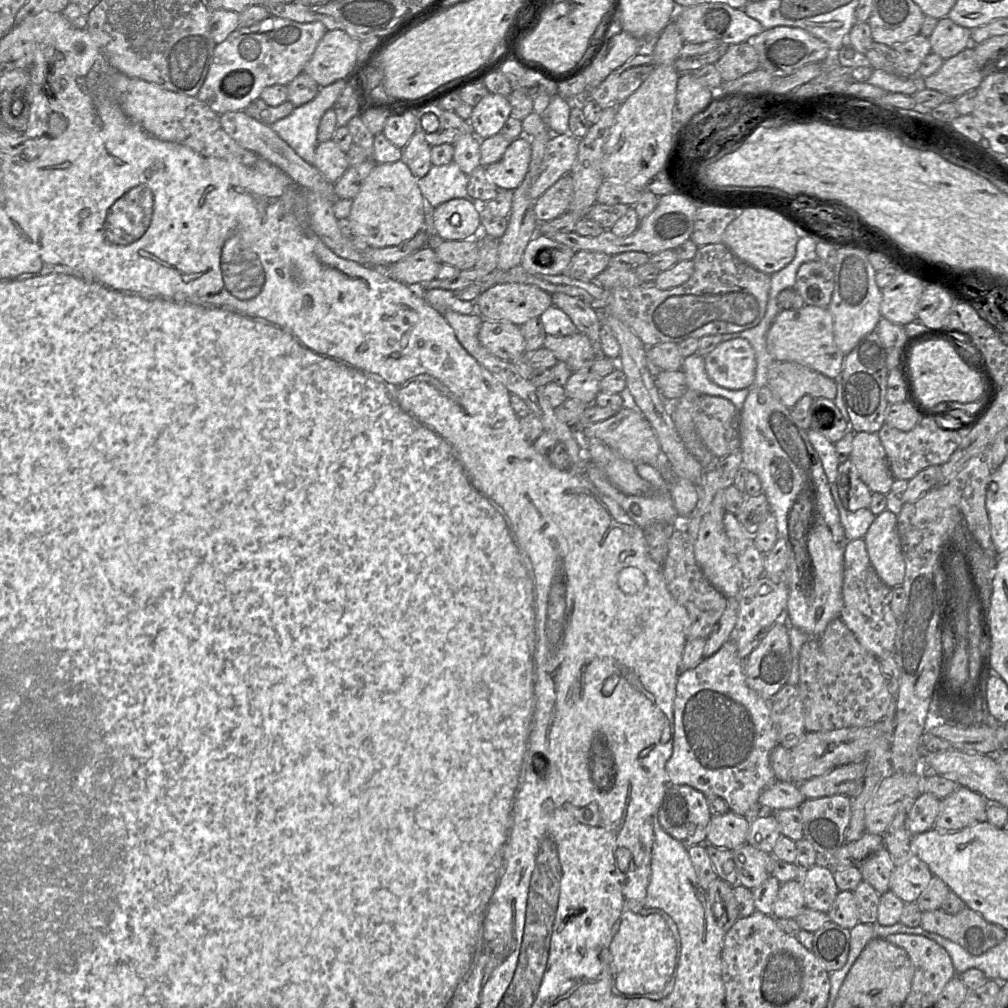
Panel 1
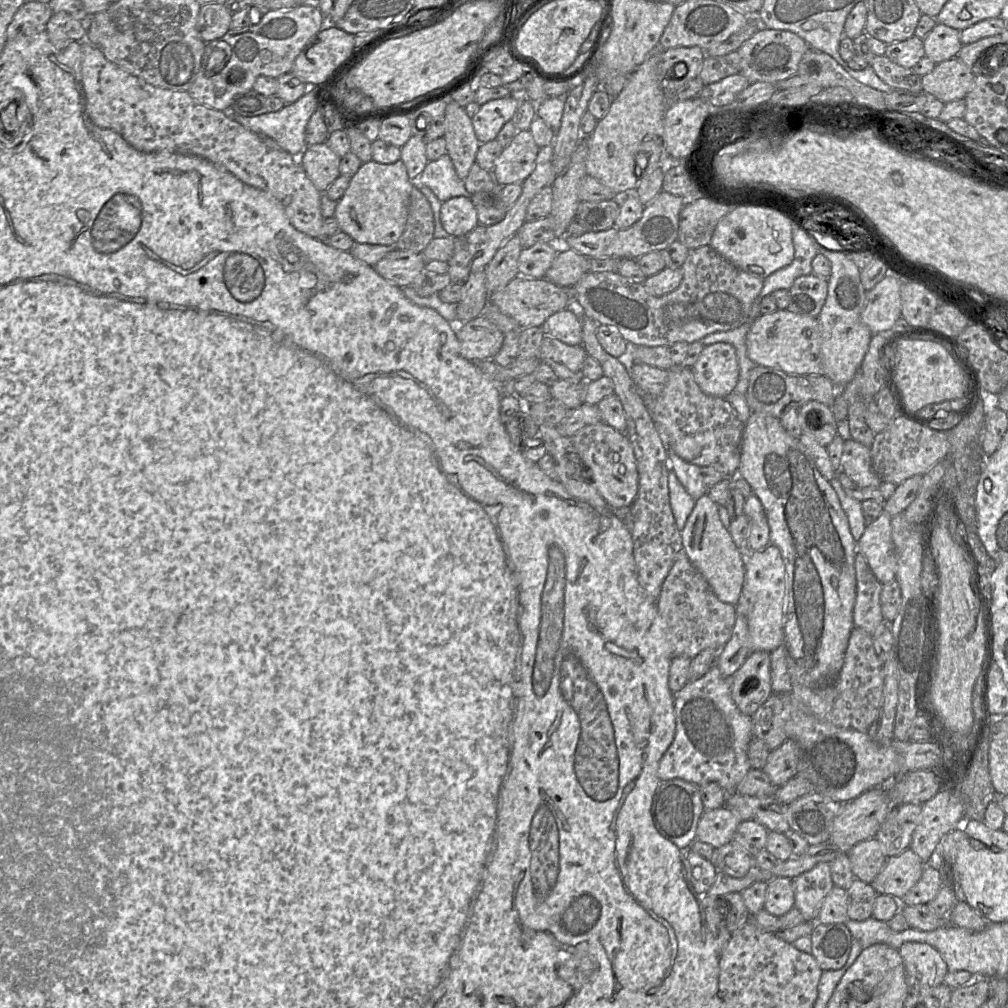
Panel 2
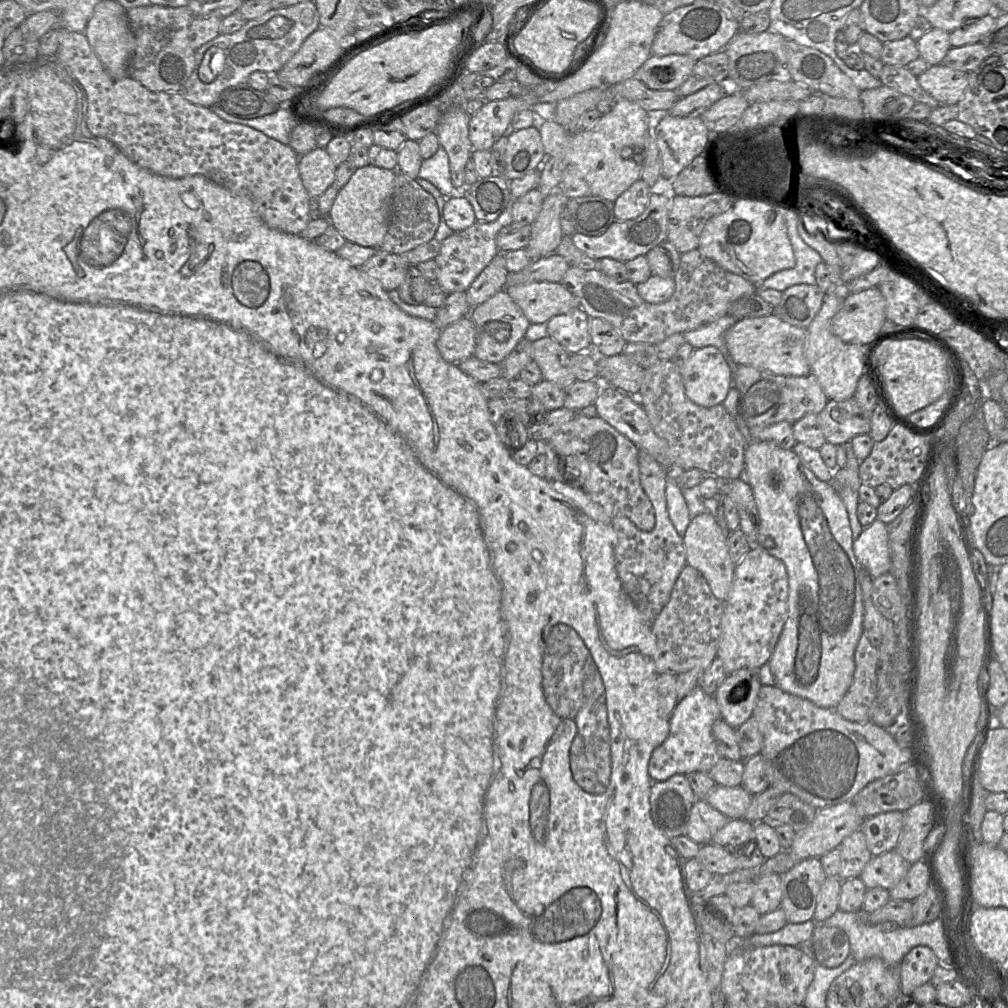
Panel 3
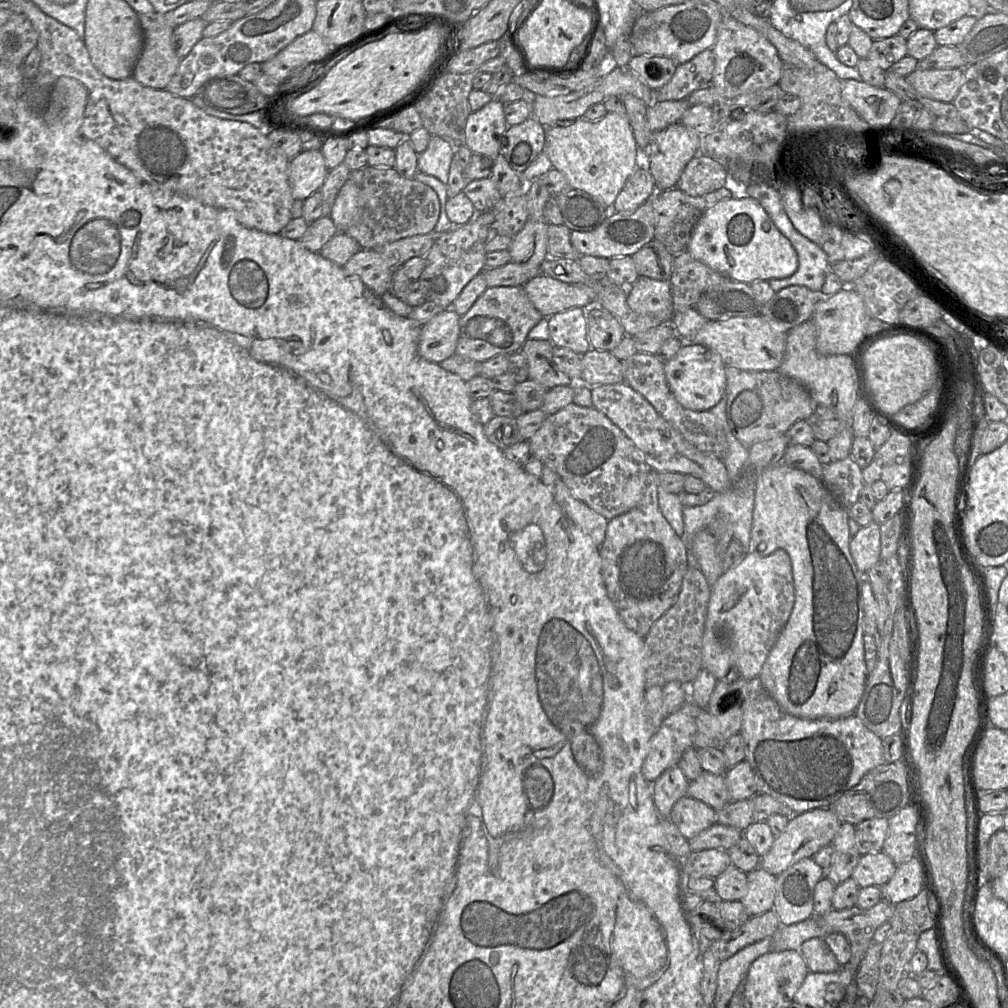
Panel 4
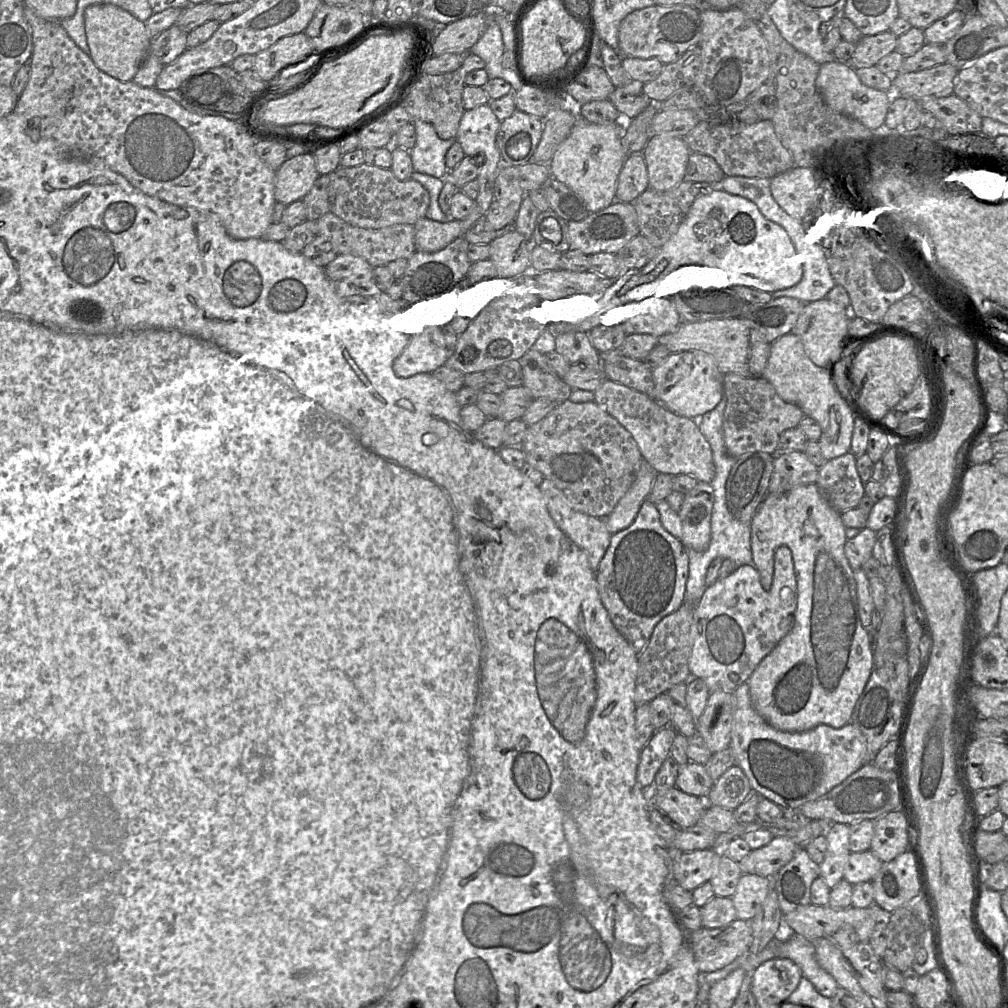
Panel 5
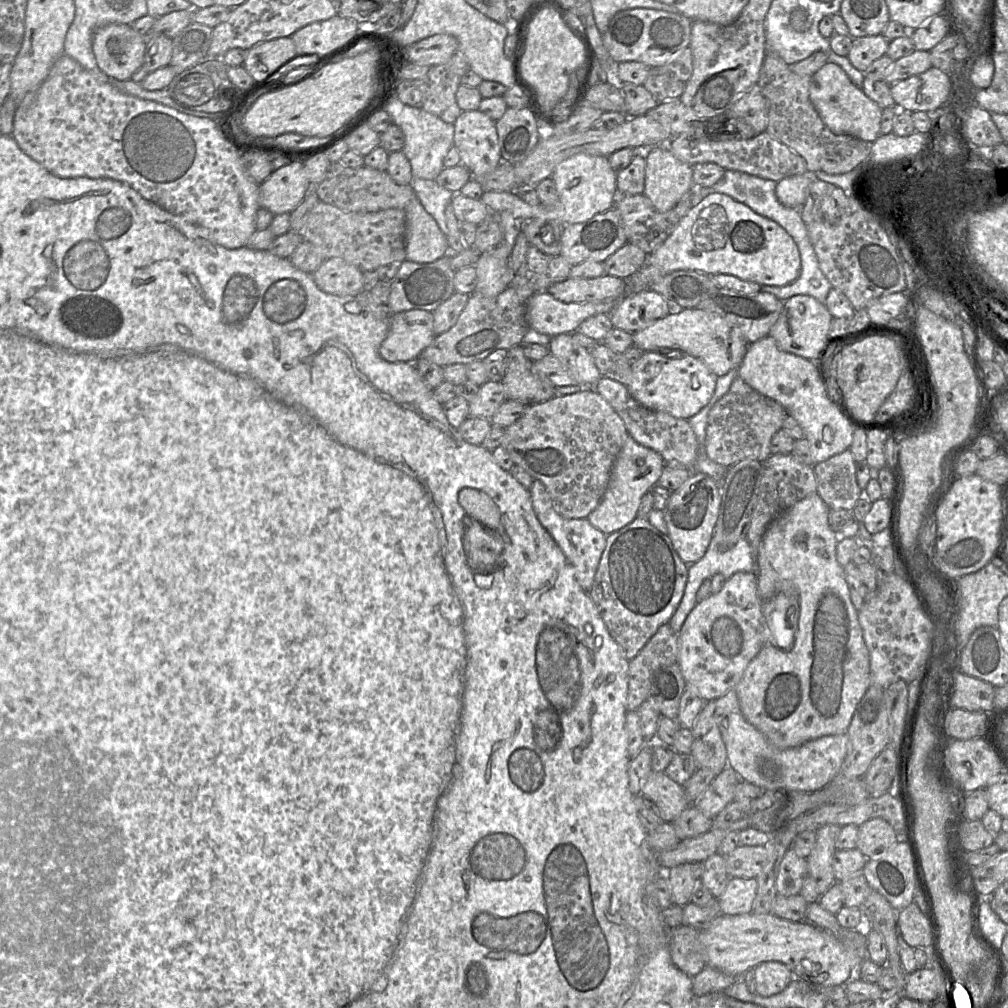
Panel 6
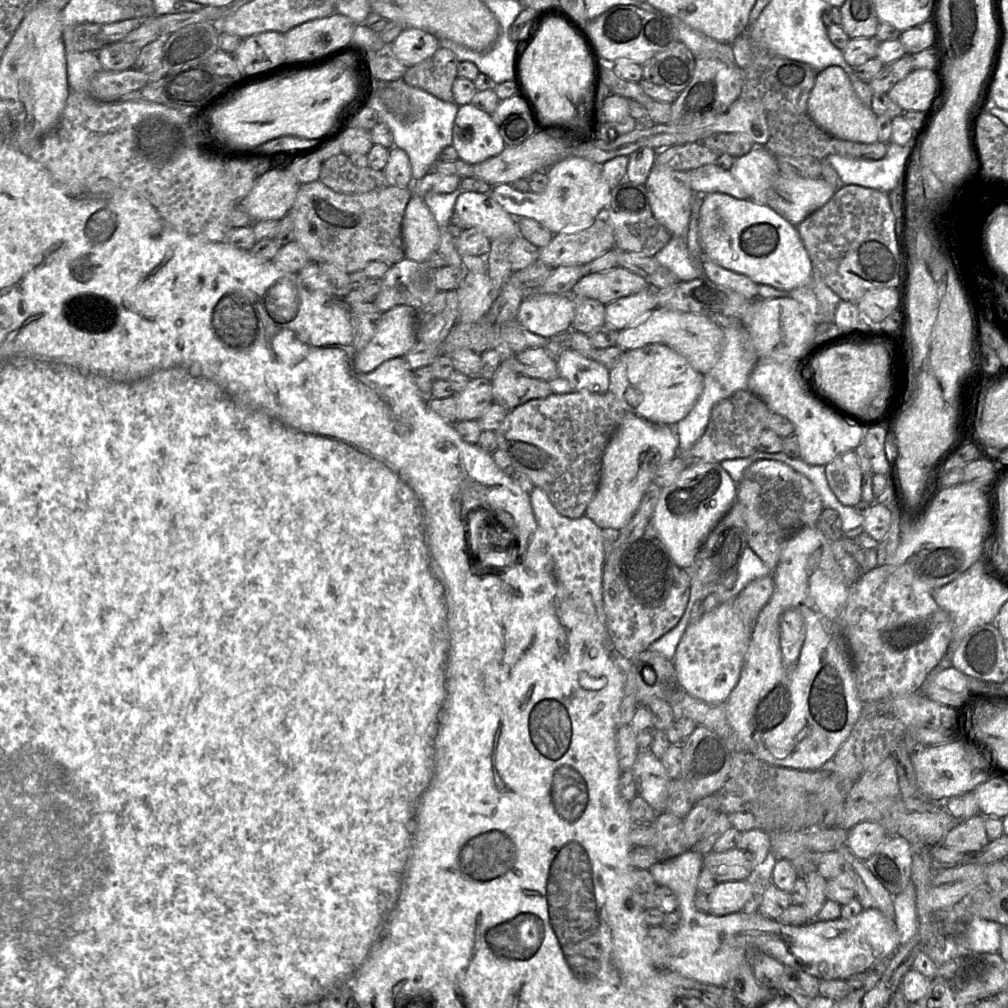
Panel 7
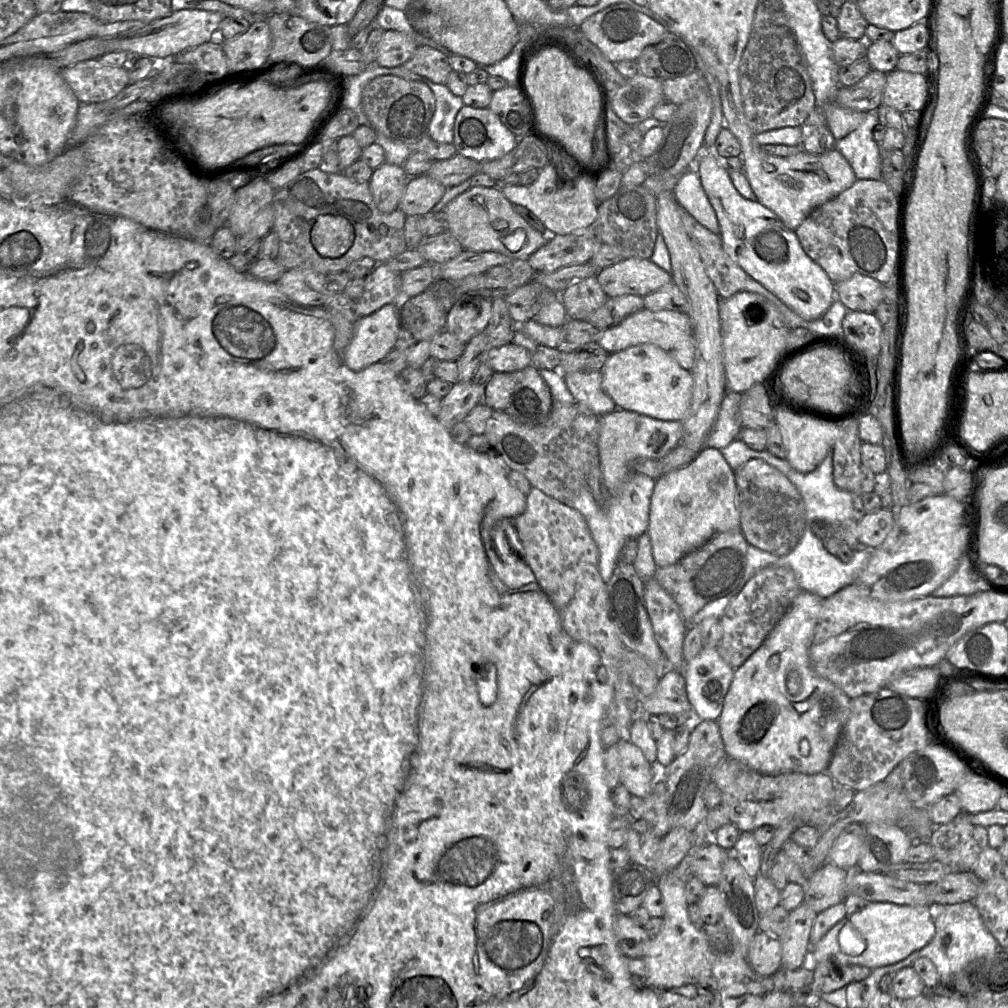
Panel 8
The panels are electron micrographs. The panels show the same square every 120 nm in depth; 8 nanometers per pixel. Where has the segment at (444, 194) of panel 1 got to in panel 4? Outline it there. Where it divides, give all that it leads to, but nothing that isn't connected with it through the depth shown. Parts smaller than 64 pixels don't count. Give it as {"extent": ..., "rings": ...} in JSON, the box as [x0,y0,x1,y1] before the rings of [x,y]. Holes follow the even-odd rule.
{"extent":[418,135,453,185],"rings":[[[431,135],[427,148],[418,154],[418,171],[438,178],[446,185],[453,155],[452,142],[440,136]]]}

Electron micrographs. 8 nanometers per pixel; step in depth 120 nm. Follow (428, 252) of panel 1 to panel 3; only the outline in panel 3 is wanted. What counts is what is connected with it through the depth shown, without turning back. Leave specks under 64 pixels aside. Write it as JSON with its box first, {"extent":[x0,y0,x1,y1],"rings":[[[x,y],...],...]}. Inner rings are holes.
{"extent":[360,249,414,291],"rings":[[[377,249],[360,268],[377,279],[386,291],[390,291],[401,285],[409,265],[414,264],[408,264],[399,254]]]}

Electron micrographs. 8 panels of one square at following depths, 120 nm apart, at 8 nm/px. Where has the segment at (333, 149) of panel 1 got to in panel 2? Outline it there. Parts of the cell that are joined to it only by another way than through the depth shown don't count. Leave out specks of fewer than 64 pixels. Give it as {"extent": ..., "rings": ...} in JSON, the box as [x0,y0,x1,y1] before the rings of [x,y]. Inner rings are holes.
{"extent":[297,142,341,193],"rings":[[[325,142],[306,146],[297,158],[308,178],[321,193],[340,175],[341,157]]]}

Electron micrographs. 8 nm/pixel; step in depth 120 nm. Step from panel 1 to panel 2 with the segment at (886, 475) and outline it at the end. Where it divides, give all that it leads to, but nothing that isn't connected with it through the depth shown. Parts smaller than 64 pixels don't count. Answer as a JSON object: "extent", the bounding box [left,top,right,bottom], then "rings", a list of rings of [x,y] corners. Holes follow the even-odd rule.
{"extent":[840,438,882,488],"rings":[[[852,438],[844,443],[840,468],[861,487],[879,488],[882,484],[872,465],[870,447]]]}

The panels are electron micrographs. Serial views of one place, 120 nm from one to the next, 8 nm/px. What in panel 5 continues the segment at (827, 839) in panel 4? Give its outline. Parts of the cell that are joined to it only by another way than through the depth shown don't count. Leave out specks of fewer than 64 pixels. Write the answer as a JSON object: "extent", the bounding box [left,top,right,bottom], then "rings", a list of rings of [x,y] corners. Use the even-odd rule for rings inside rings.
{"extent":[738,837,805,876],"rings":[[[773,837],[767,845],[751,850],[744,858],[742,858],[738,865],[742,874],[756,874],[759,876],[775,876],[777,872],[786,865],[795,855],[799,848],[804,848],[805,845],[799,845],[788,837]]]}

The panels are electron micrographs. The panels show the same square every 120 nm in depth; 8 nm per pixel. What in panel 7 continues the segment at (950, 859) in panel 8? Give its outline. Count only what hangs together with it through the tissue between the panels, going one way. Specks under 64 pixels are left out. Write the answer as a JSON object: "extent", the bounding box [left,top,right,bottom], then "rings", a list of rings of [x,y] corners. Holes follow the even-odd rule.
{"extent":[941,813,989,853],"rings":[[[979,813],[959,820],[957,825],[944,836],[941,844],[953,850],[968,853],[981,849],[989,841],[984,816]]]}

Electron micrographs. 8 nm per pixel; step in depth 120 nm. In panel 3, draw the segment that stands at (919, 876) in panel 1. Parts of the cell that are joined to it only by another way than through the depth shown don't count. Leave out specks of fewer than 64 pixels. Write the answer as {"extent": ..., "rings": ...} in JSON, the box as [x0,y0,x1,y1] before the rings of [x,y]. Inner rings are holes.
{"extent":[859,850,910,890],"rings":[[[892,850],[873,856],[859,878],[867,890],[872,888],[890,890],[905,877],[910,865],[899,853]]]}

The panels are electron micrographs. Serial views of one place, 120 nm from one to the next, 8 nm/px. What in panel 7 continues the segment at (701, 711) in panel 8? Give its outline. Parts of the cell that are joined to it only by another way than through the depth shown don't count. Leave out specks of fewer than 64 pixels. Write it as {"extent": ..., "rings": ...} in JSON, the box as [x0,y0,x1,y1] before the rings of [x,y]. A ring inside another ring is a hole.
{"extent":[673,600,751,704],"rings":[[[734,600],[719,604],[696,623],[689,624],[673,659],[682,688],[708,704],[724,704],[739,681],[750,640],[751,631],[734,608]]]}

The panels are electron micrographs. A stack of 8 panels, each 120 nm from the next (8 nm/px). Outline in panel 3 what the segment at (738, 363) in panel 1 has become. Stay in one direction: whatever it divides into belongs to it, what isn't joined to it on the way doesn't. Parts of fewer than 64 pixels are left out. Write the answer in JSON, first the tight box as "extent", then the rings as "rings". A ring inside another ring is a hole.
{"extent":[680,346,733,407],"rings":[[[714,346],[695,349],[680,373],[686,396],[702,407],[722,404],[733,385],[733,368]]]}

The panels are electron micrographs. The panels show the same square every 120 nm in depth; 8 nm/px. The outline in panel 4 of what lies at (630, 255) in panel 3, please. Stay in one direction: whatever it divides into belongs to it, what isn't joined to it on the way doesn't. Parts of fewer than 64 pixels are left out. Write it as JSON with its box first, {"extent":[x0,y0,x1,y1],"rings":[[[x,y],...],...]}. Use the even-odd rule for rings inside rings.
{"extent":[571,197,656,259],"rings":[[[649,197],[642,205],[631,213],[618,213],[611,210],[603,223],[594,230],[571,232],[571,243],[582,254],[606,259],[621,256],[632,256],[655,237],[656,216],[652,205],[653,197]]]}

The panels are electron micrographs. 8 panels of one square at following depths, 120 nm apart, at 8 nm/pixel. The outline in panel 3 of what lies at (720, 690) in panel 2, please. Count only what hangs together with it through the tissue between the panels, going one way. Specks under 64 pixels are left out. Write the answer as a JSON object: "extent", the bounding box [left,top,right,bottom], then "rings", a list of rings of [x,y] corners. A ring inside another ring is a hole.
{"extent":[648,686,721,783],"rings":[[[699,686],[679,700],[669,719],[669,734],[664,742],[653,750],[648,763],[652,783],[665,781],[675,774],[709,773],[721,758],[712,735],[712,725],[718,719],[721,719],[721,714],[716,700]]]}

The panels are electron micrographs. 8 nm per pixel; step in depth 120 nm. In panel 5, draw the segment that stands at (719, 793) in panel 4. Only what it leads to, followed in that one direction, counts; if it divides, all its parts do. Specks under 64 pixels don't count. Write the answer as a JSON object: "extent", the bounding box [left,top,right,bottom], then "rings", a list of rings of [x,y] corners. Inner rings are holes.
{"extent":[675,761,715,799],"rings":[[[690,761],[685,765],[679,765],[675,785],[682,792],[705,799],[714,783],[715,781],[709,776],[705,765]]]}

